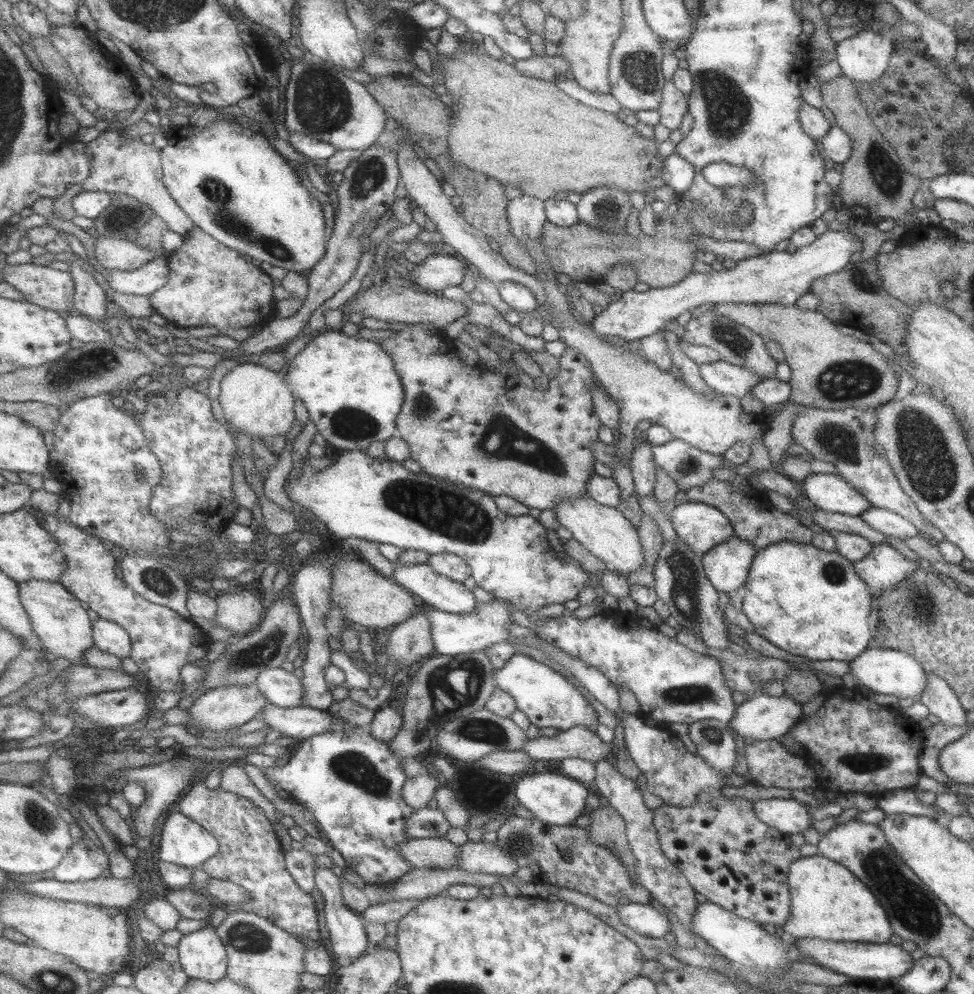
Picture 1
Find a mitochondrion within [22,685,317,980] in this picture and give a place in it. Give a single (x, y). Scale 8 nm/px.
(247, 937)

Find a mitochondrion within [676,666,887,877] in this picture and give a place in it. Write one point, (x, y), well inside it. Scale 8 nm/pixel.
(710, 734)

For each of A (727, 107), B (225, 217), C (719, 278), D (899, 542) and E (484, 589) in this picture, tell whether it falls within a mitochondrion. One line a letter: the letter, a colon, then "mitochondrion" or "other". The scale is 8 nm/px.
A: mitochondrion
B: mitochondrion
C: other
D: other
E: other

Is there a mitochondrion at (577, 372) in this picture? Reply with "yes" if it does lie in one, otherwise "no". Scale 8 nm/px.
no

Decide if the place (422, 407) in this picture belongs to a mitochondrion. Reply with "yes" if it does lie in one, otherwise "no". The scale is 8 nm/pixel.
yes

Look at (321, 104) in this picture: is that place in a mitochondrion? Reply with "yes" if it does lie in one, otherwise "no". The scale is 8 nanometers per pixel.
yes

